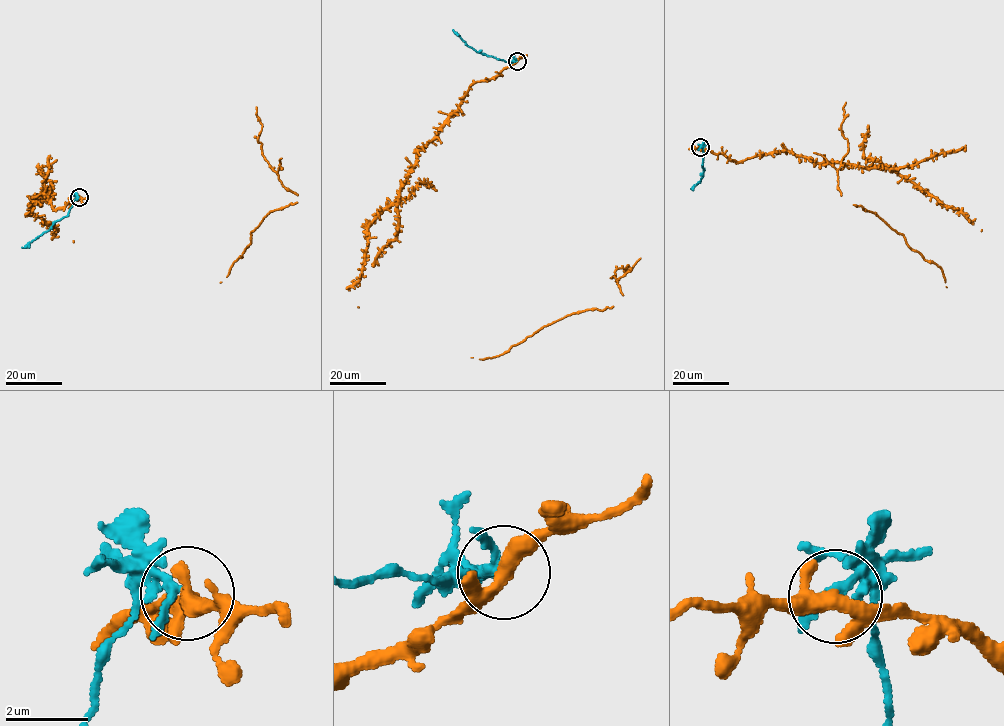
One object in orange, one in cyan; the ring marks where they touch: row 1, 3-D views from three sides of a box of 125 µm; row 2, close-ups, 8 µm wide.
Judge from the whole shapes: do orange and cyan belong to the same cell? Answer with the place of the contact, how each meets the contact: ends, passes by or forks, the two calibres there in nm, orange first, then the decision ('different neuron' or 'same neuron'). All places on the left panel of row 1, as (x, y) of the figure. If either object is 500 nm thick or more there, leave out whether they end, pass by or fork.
at (79, 197); orange forks there; cyan passes by; 320 nm thick on the orange side, 180 nm on the other; different neuron

